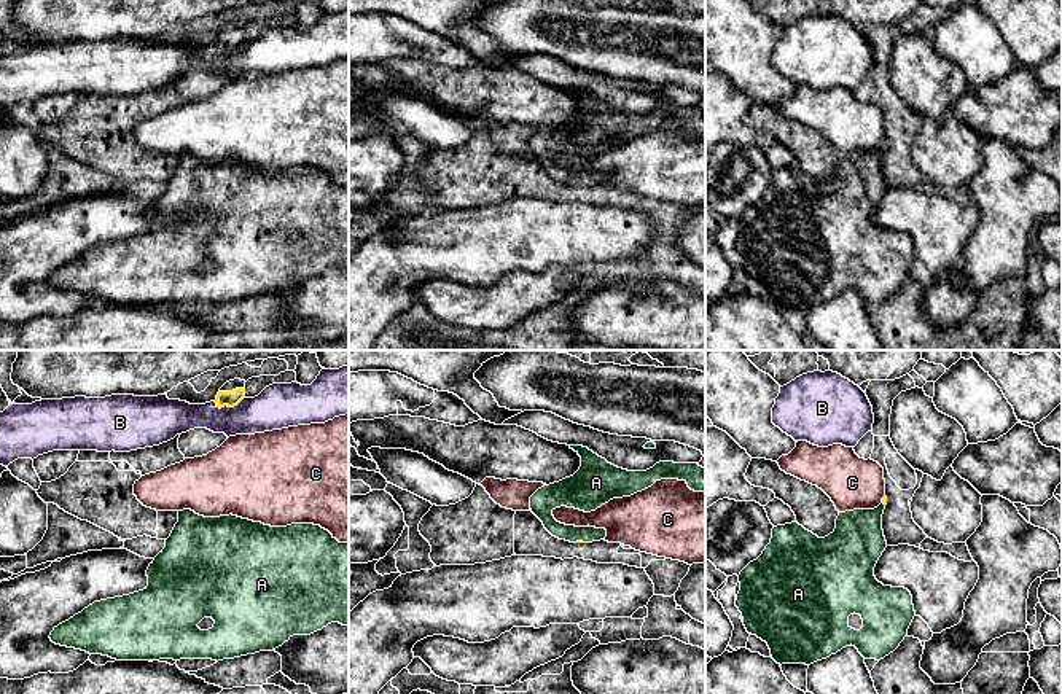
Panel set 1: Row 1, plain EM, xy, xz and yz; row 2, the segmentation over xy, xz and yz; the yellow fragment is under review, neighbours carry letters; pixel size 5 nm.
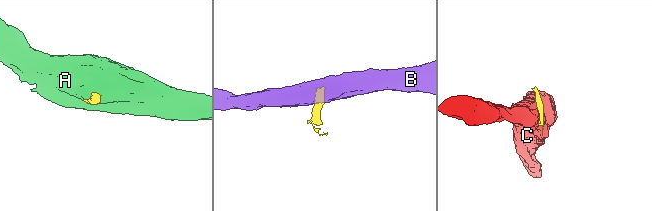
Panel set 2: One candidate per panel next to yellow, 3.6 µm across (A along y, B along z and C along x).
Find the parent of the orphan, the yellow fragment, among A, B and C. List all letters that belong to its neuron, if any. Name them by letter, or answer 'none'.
A

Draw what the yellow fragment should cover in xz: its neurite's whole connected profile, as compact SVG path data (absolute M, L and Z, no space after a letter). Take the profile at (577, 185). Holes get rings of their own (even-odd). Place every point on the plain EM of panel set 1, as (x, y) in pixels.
M570 89L570 92L573 92L581 100L580 113L573 119L565 121L559 126L549 129L545 127L530 140L532 156L543 166L545 172L559 183L565 183L570 186L592 186L600 185L607 180L605 172L595 172L589 169L575 170L557 166L552 159L552 154L560 150L591 156L613 142L631 140L651 131L656 124L661 123L685 124L691 134L705 135L705 111L699 110L697 107L659 105L646 115L627 115L608 107L605 102L599 100L588 91Z

